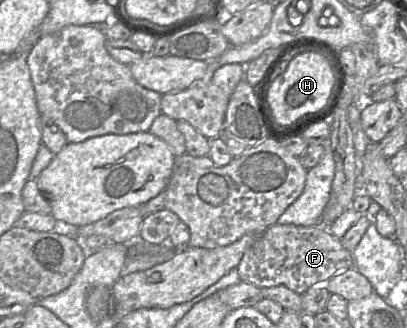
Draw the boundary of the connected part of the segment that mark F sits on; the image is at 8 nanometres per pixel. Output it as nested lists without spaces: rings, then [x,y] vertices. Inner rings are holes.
[[[274,224],[245,251],[237,269],[241,281],[259,288],[283,285],[303,295],[314,285],[325,284],[335,274],[354,267],[351,252],[322,225],[314,227]]]

